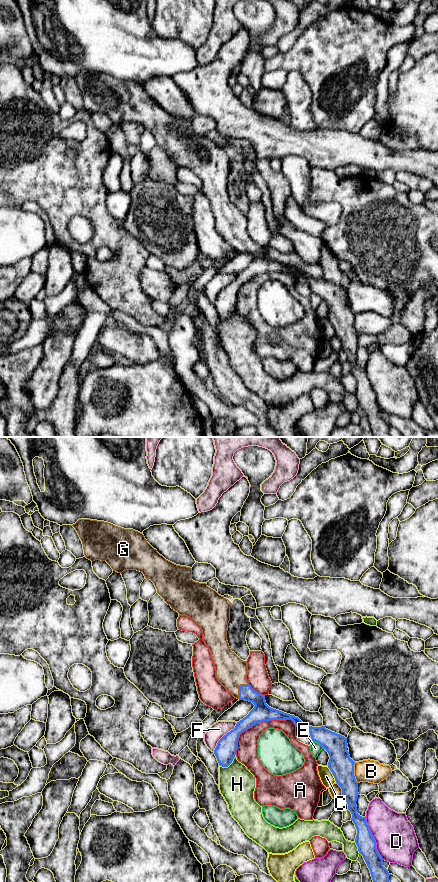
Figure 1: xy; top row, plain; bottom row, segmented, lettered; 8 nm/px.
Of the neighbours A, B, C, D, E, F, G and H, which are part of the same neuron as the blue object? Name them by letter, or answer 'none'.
G

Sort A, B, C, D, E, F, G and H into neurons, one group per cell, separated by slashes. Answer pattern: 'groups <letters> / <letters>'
groups A / B / C / D / E / F / G / H

